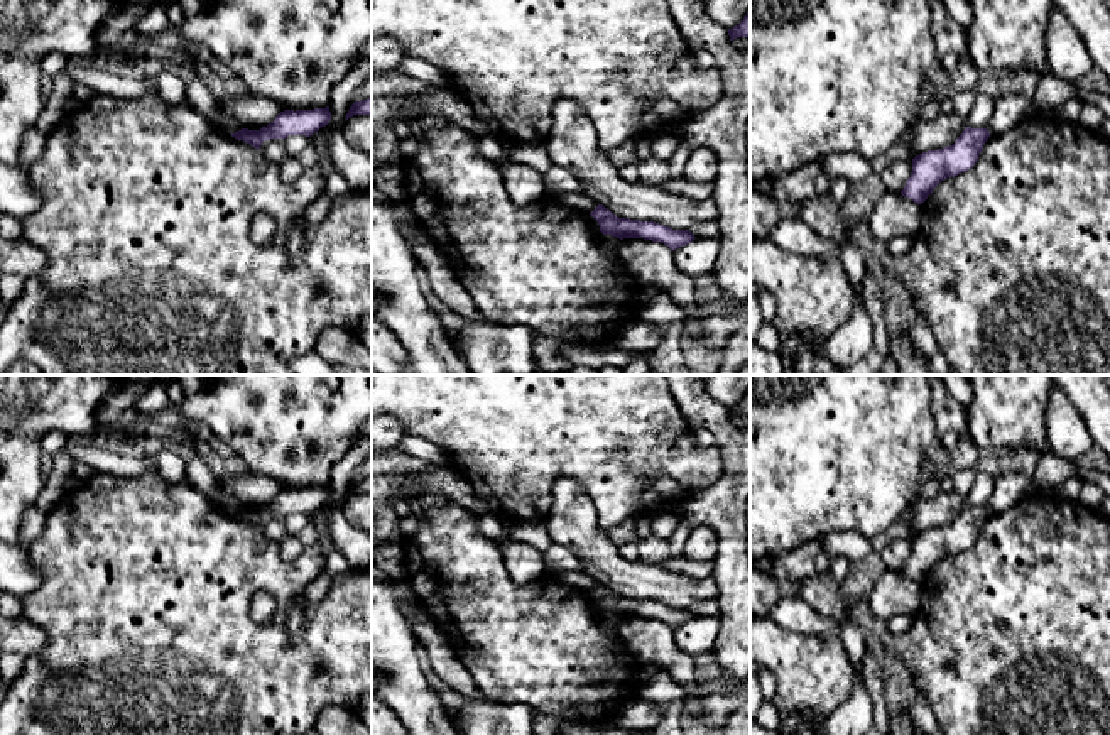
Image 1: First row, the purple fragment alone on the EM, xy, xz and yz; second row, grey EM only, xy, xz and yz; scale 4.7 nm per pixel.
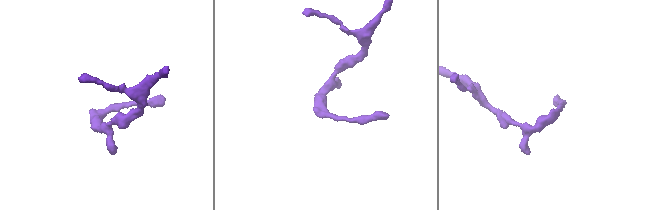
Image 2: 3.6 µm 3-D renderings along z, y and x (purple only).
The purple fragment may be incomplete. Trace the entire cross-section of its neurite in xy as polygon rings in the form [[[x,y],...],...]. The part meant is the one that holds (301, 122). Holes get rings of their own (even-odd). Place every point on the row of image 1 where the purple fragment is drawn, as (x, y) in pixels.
[[[329,106],[314,110],[284,110],[272,123],[262,127],[260,130],[242,128],[231,137],[250,144],[255,149],[270,139],[286,139],[289,135],[306,135],[311,137],[321,127],[326,127],[331,120]]]

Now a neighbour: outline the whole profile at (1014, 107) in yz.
[[[1007,88],[1005,98],[997,103],[987,130],[990,133],[1004,133],[1032,113],[1032,100]]]

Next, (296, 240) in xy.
[[[292,225],[287,235],[287,255],[291,262],[297,262],[306,248],[306,230],[301,225]]]

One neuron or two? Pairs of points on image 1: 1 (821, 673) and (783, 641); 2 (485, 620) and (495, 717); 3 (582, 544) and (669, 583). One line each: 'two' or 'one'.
1: one
2: two
3: one

